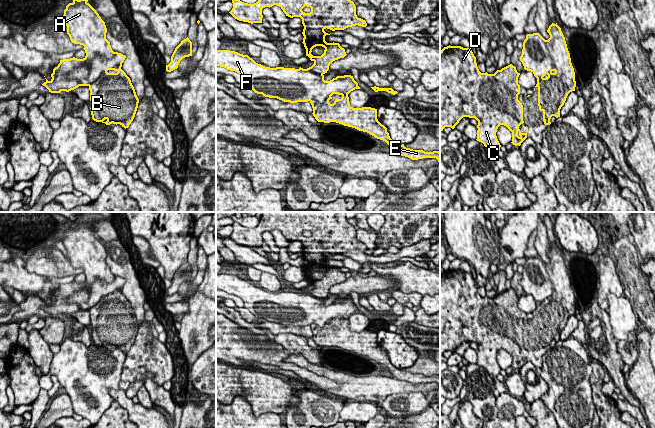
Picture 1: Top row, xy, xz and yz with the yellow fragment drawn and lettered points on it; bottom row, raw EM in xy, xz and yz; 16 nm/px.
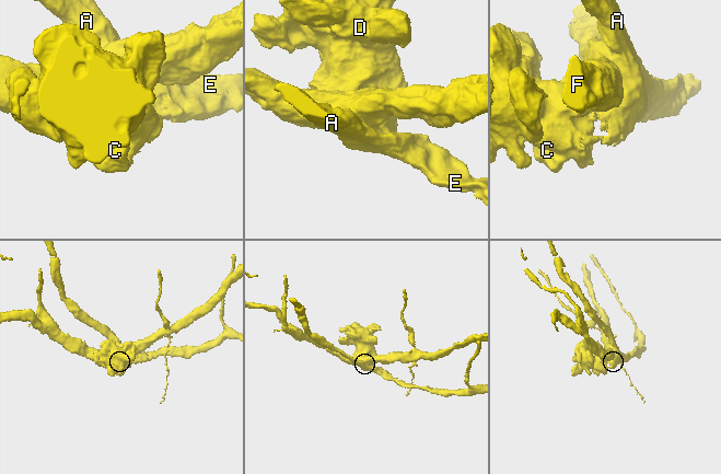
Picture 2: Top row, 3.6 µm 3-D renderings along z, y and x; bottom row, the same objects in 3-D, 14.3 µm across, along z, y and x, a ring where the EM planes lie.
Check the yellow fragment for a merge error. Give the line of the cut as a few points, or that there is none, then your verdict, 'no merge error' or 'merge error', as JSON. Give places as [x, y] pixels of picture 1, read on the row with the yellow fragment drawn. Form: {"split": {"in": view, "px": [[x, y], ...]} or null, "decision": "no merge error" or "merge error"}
{"split": null, "decision": "no merge error"}

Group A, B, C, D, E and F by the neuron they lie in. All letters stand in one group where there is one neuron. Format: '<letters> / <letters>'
A B C D E F

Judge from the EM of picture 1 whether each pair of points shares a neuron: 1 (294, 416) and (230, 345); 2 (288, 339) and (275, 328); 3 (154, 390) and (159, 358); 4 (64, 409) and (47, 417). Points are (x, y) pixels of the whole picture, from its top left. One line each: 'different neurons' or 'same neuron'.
1: different neurons
2: different neurons
3: different neurons
4: same neuron

